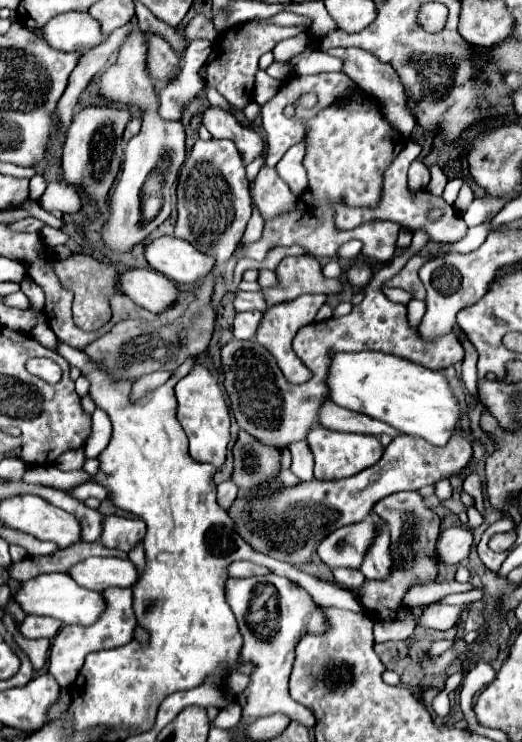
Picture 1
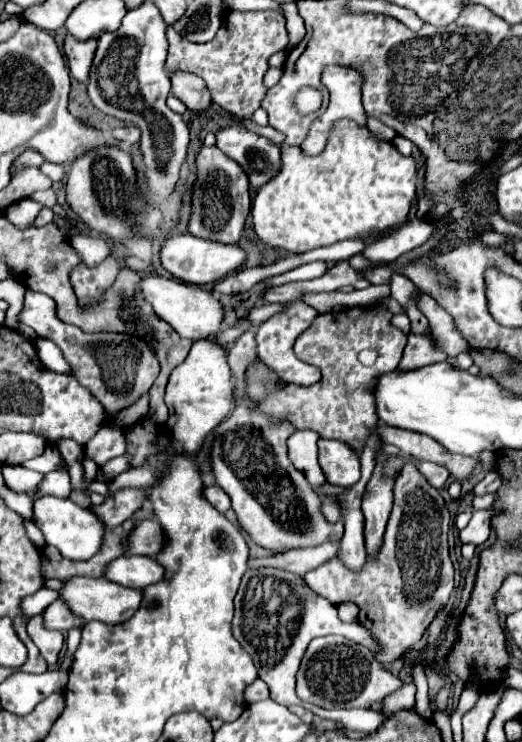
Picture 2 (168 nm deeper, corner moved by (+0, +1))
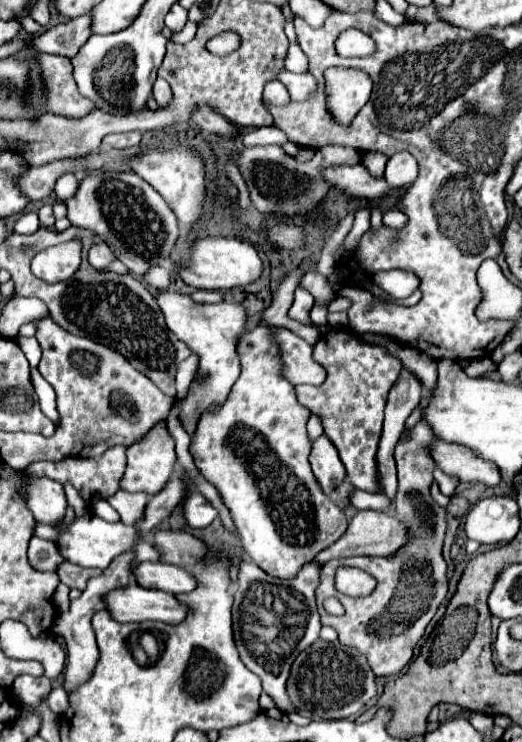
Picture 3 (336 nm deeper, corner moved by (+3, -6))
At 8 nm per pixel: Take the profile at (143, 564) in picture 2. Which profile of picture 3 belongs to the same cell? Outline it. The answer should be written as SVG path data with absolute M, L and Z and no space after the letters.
M141 563L141 567L137 567L135 581L141 587L153 587L175 595L189 593L197 587L197 581L189 571L169 563Z

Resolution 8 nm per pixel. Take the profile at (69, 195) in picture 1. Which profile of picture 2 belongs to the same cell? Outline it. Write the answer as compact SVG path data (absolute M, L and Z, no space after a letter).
M24 198L24 200L18 200L12 206L8 206L6 218L12 220L12 224L16 224L18 228L28 228L40 210L42 210L42 204L30 200L30 198Z

